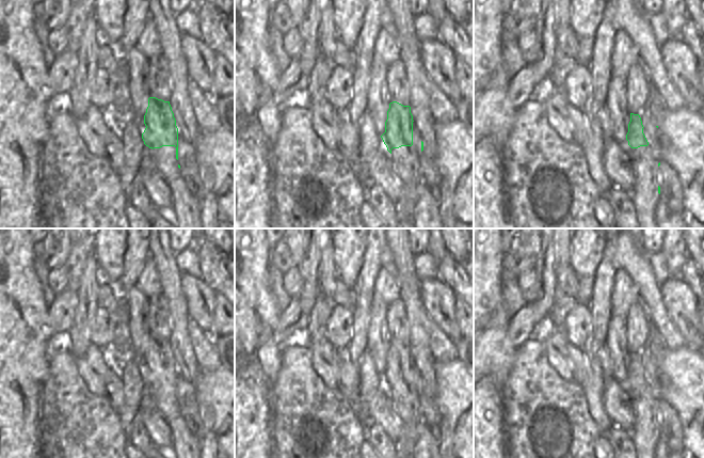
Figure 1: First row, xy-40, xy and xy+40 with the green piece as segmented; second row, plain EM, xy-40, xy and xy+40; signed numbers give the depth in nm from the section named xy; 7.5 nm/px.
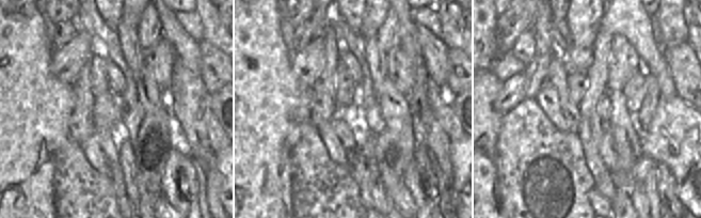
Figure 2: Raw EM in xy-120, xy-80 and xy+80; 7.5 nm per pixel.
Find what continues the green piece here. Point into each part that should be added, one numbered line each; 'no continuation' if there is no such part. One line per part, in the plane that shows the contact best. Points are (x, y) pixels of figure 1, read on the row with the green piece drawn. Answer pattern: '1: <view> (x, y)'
1: xy (405, 159).

